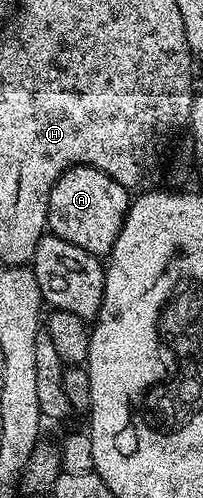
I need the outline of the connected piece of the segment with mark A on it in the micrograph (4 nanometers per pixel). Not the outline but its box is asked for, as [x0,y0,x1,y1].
[48,167,131,257]

